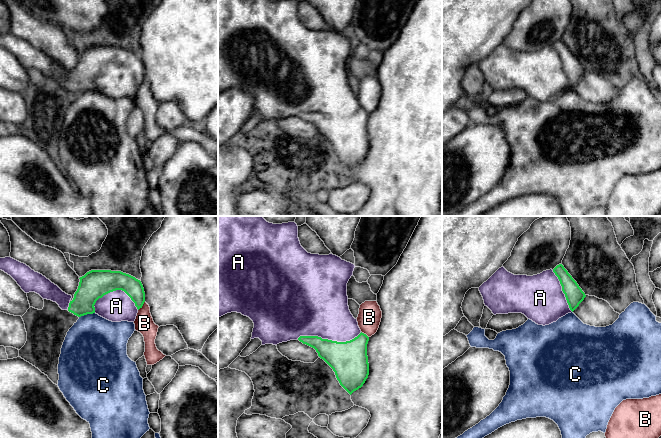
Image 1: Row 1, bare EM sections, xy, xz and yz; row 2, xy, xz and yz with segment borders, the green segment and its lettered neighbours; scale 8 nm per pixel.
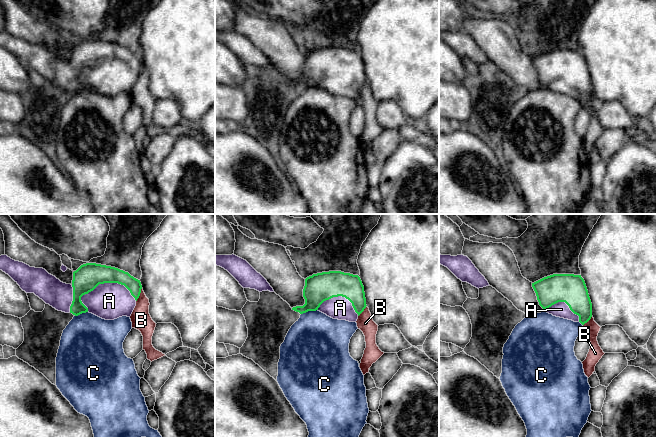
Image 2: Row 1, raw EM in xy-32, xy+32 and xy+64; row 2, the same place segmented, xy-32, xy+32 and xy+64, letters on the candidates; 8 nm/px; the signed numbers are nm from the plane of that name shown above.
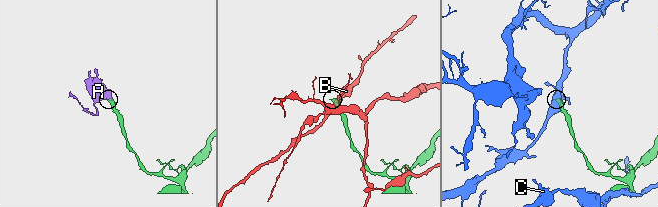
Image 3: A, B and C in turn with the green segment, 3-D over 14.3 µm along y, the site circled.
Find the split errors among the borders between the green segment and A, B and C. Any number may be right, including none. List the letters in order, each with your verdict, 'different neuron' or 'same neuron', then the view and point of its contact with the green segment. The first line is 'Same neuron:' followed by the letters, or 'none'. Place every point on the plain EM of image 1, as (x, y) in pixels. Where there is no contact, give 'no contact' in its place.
Same neuron: A
A: same neuron | xz (329, 116)
B: different neuron | xy (142, 81)
C: different neuron | xy (86, 90)

